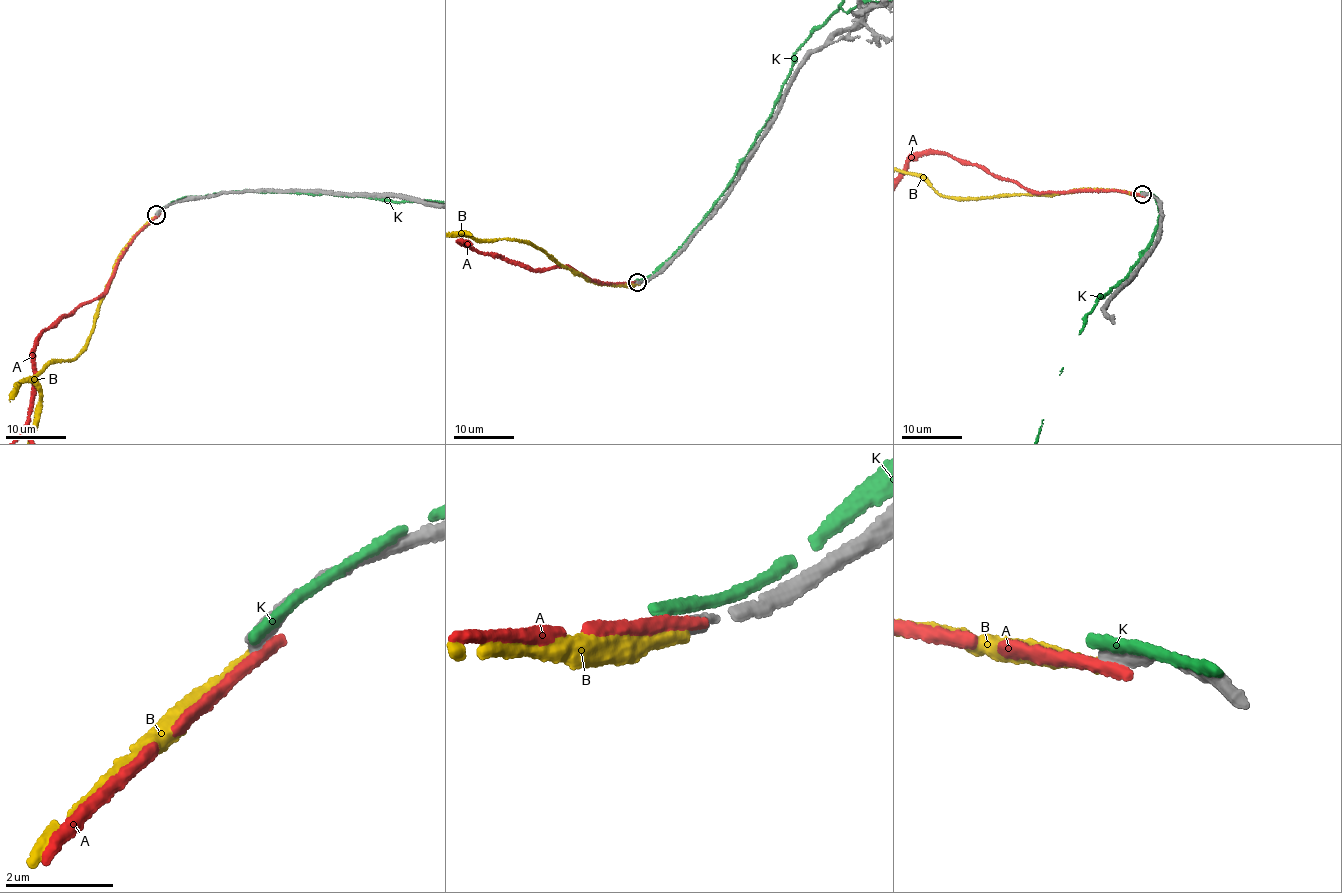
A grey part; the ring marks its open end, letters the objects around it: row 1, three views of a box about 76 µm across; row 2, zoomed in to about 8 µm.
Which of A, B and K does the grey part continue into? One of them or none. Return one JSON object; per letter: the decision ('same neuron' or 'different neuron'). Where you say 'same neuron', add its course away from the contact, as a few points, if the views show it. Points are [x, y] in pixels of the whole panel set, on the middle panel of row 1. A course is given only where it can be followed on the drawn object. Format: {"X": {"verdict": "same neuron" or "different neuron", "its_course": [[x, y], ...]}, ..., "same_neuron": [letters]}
{"A": {"verdict": "different neuron"}, "B": {"verdict": "different neuron"}, "K": {"verdict": "different neuron"}, "same_neuron": []}

